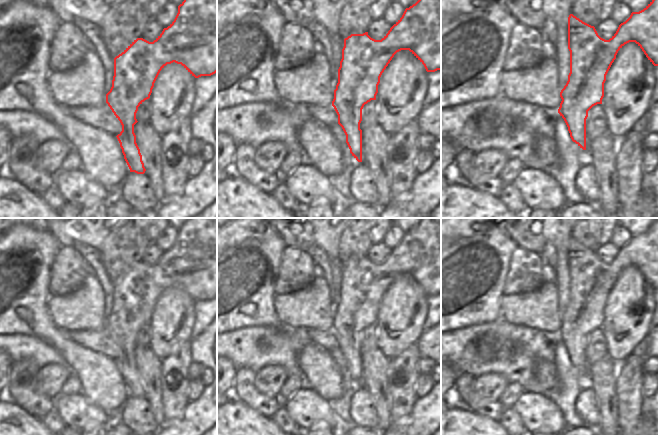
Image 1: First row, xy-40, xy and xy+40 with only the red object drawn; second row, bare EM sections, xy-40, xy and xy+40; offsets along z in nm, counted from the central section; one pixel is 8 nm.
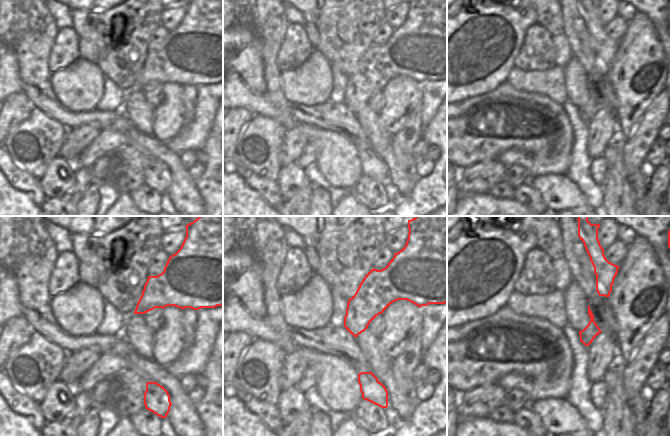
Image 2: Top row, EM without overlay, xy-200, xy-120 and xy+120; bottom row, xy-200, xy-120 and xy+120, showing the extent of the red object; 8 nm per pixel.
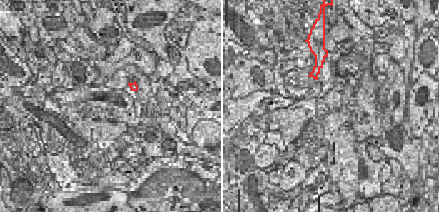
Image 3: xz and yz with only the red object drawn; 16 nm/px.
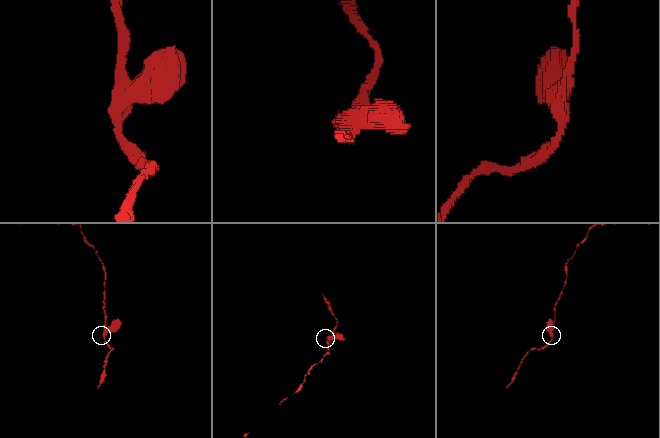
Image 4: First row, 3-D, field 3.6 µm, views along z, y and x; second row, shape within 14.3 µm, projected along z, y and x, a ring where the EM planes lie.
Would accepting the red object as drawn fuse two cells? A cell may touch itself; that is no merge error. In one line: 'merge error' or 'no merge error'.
no merge error

